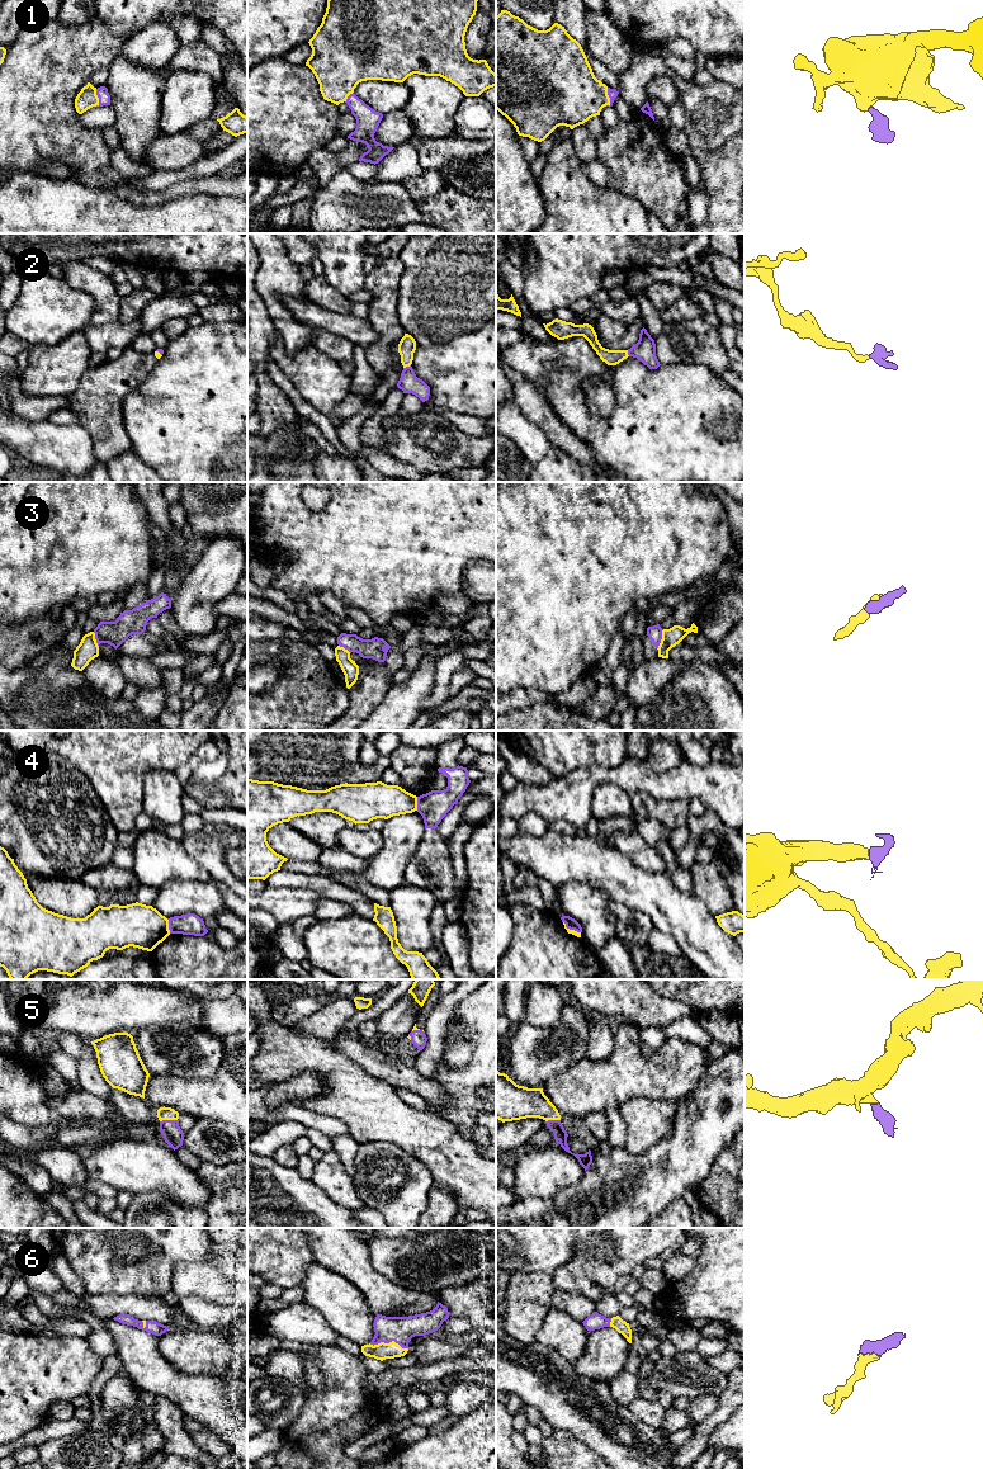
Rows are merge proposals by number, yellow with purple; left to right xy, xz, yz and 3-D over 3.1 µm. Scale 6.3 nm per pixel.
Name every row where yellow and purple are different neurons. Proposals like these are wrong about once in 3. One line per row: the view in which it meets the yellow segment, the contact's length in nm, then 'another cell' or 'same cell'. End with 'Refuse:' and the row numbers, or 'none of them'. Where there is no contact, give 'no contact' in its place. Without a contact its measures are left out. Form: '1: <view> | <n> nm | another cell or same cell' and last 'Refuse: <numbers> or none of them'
1: yz | 110 nm | same cell
2: xz | 50 nm | same cell
3: yz | 130 nm | another cell
4: xy | 100 nm | another cell
5: xy | 110 nm | same cell
6: xz | 260 nm | same cell
Refuse: 3, 4

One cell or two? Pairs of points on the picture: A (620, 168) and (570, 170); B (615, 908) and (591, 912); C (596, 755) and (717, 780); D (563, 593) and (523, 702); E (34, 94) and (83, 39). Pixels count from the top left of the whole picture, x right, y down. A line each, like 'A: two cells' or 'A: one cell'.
A: two cells
B: two cells
C: two cells
D: two cells
E: one cell

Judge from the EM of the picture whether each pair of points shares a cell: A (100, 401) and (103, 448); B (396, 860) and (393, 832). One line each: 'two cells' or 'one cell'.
A: one cell
B: one cell

